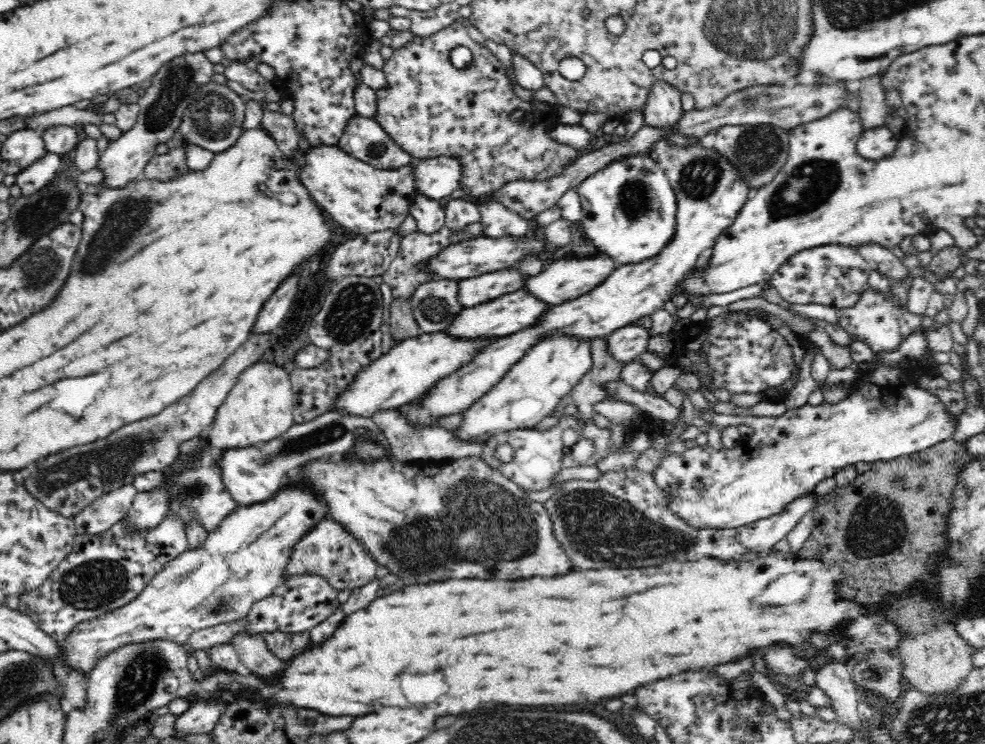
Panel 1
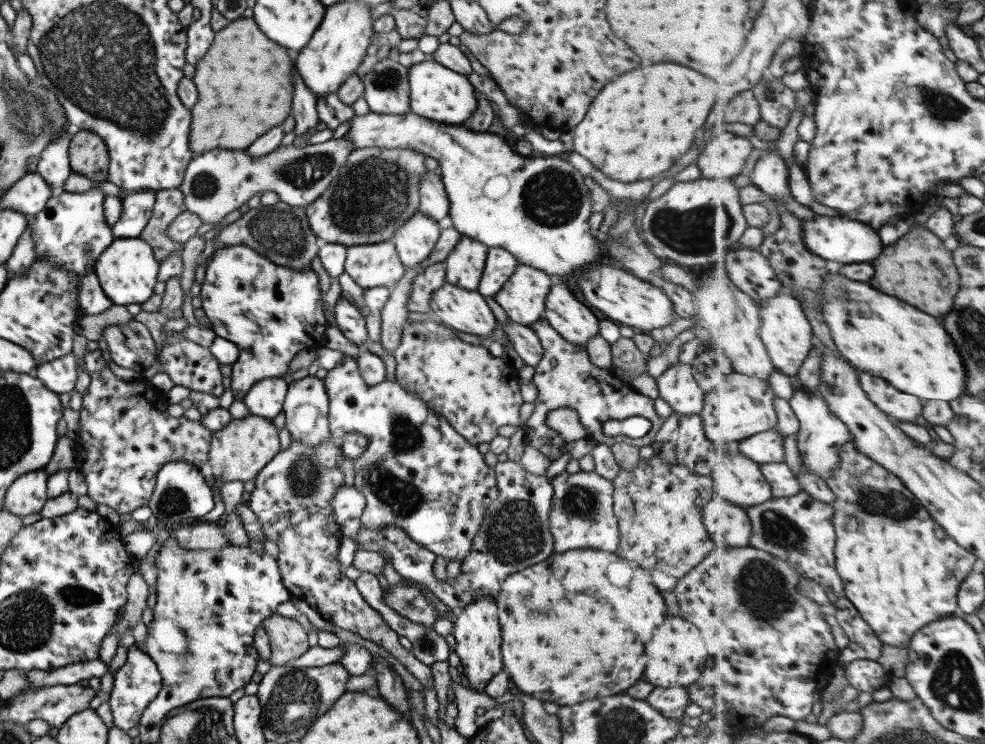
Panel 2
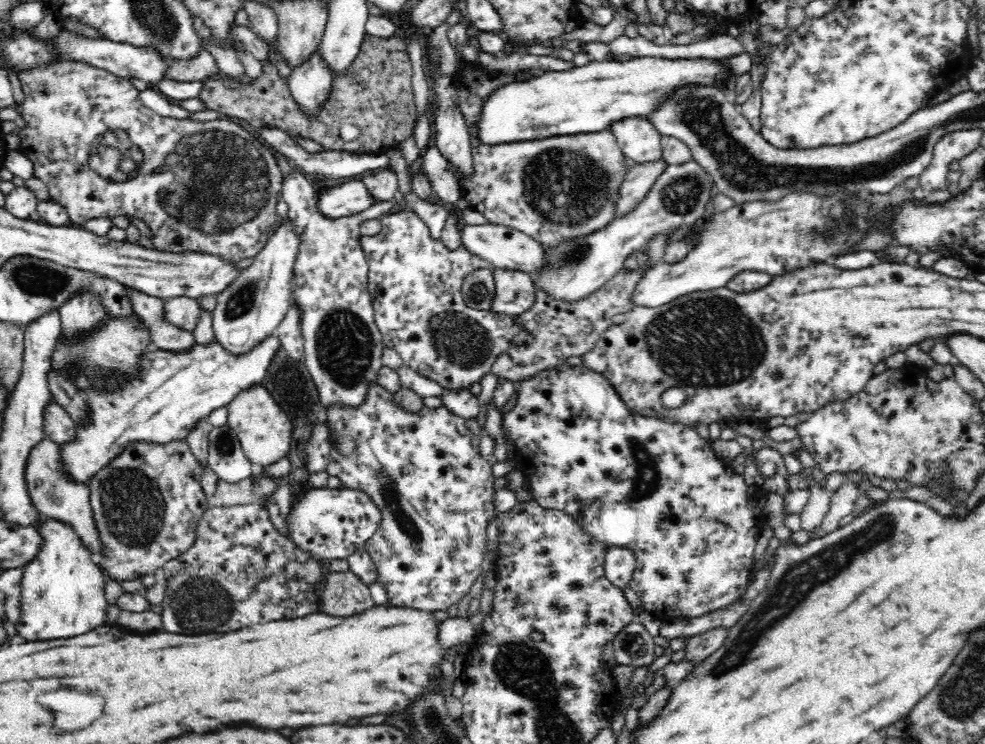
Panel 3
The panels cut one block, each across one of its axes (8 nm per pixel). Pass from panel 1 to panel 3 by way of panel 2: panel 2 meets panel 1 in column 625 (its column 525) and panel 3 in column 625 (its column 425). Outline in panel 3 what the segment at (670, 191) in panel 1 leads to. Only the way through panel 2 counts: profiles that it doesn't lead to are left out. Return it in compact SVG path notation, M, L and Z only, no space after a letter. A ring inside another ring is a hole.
M642 118L620 120L610 126L616 142L626 158L632 158L635 164L658 162L663 159L660 132Z

